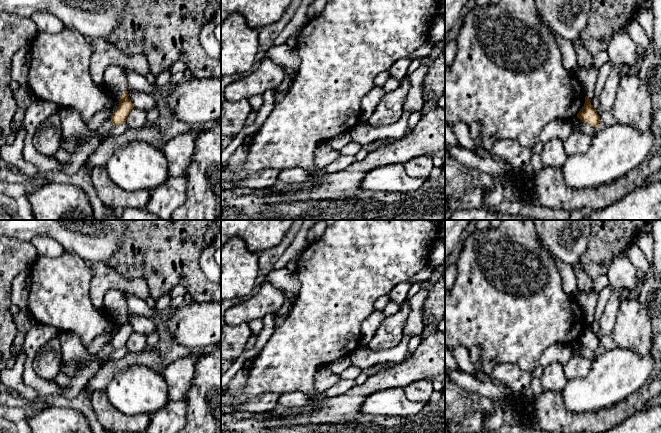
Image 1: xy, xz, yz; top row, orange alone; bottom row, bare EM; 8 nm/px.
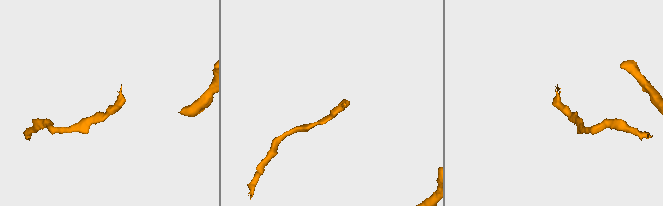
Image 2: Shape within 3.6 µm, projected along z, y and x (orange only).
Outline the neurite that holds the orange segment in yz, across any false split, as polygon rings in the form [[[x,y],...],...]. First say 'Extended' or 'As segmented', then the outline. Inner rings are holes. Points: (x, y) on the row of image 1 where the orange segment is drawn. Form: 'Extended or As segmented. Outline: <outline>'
Extended. Outline: [[[593,64],[588,68],[579,69],[576,71],[577,79],[585,92],[585,104],[582,109],[577,114],[582,122],[599,128],[600,116],[597,114],[596,110],[591,105],[591,99],[593,98],[593,91],[597,82],[599,75],[599,69]]]

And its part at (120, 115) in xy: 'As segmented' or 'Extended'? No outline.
Extended

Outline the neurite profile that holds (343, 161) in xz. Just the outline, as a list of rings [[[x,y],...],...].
[[[340,155],[335,161],[330,163],[325,169],[324,173],[332,174],[337,171],[341,171],[347,168],[350,164],[356,161],[355,156],[347,156],[347,155]]]

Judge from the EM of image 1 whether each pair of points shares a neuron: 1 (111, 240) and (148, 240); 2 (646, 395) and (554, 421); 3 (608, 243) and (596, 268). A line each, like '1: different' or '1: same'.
1: different
2: same
3: same

